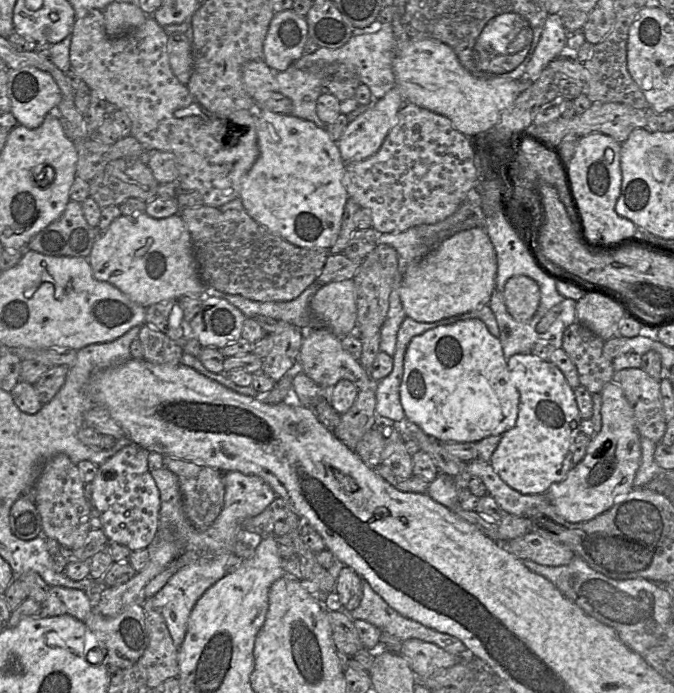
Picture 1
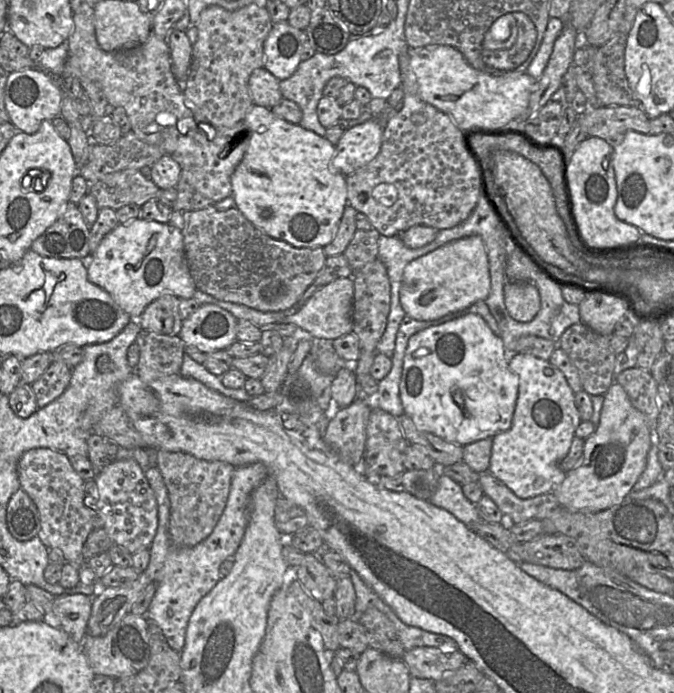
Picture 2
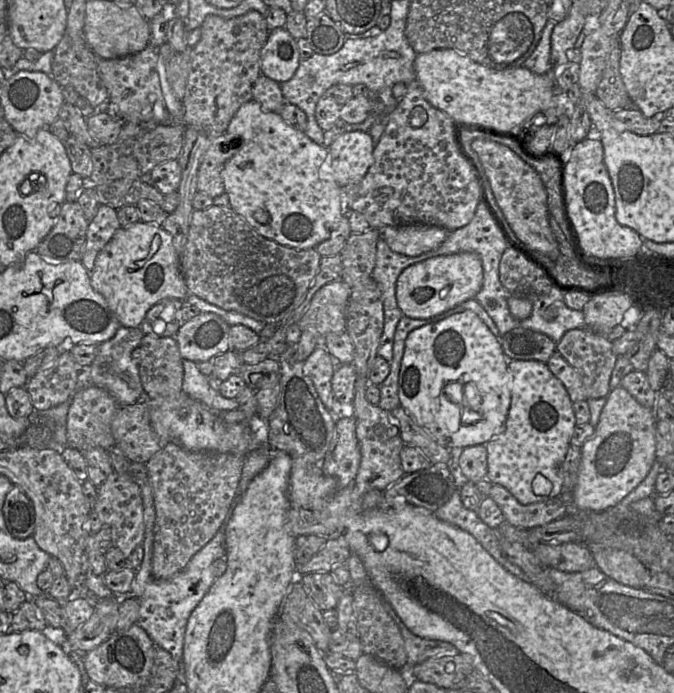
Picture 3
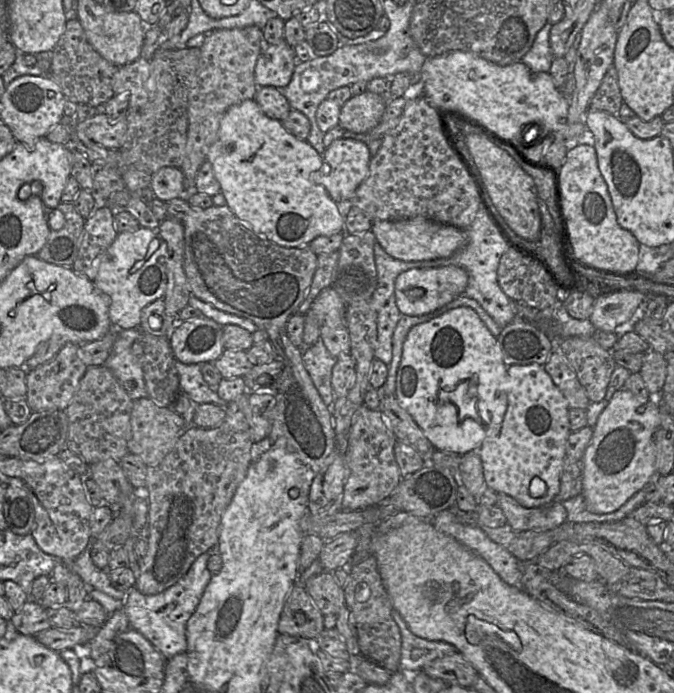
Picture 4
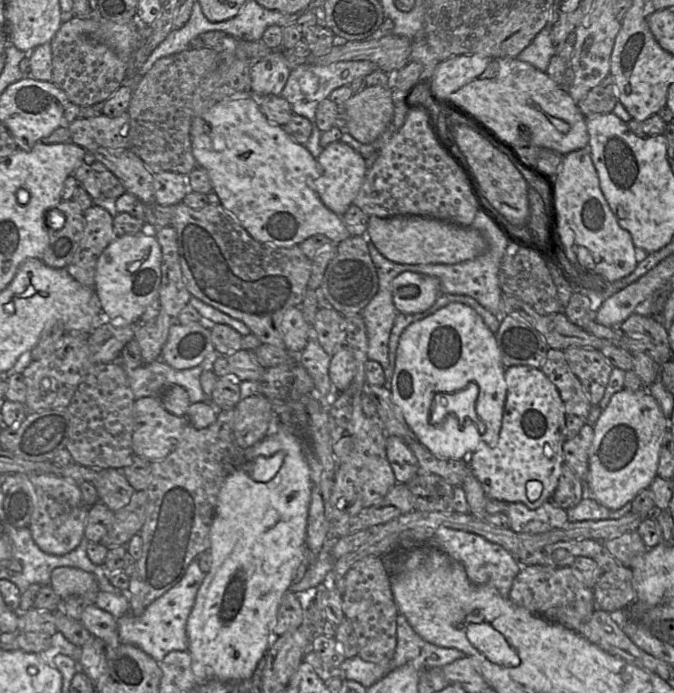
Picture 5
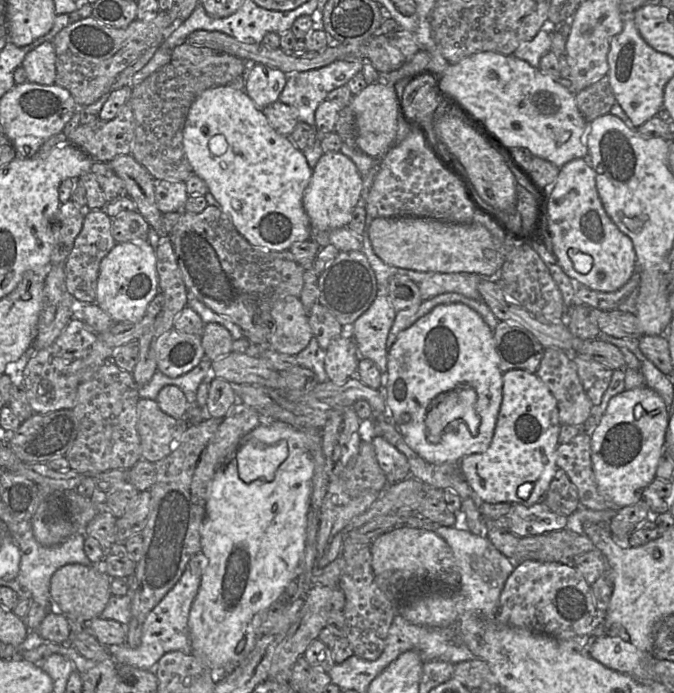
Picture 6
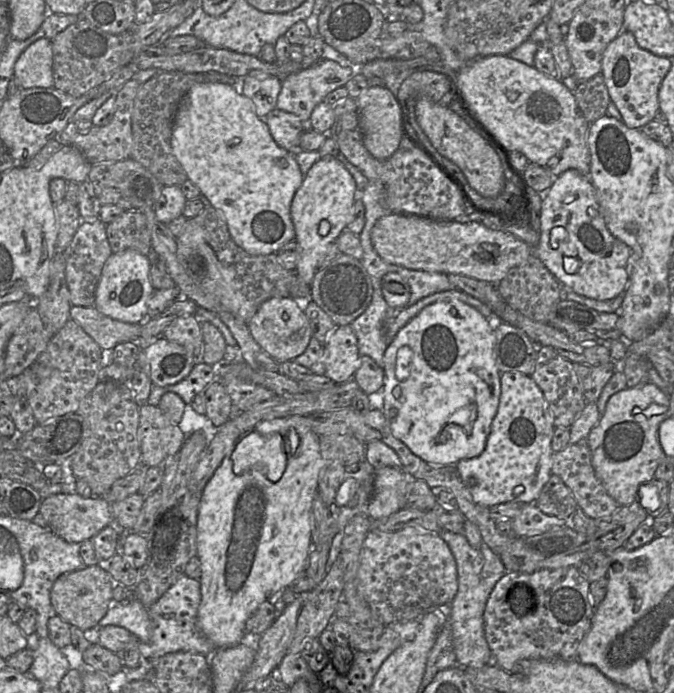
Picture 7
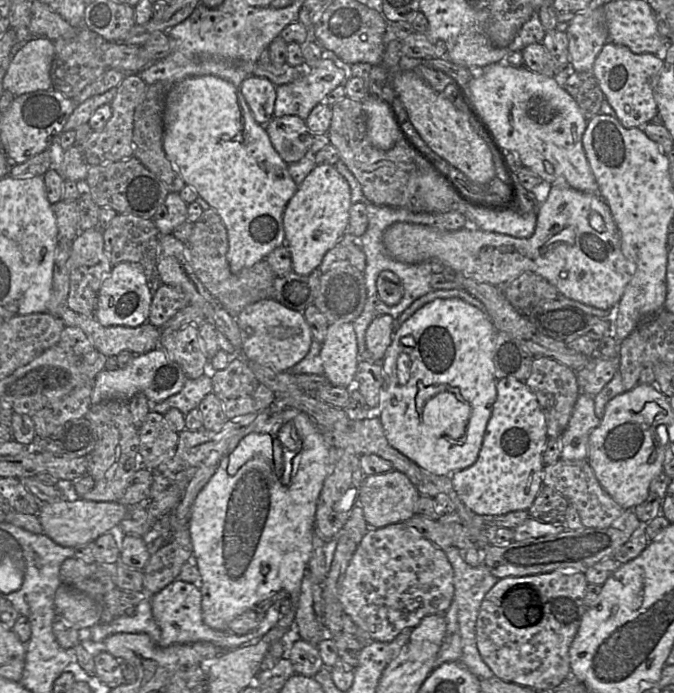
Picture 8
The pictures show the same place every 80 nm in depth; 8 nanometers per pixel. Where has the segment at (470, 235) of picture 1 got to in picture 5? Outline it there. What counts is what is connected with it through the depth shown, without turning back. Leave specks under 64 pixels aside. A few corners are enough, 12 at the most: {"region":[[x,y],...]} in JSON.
{"region":[[407,271],[392,281],[399,314],[428,310],[437,278]]}

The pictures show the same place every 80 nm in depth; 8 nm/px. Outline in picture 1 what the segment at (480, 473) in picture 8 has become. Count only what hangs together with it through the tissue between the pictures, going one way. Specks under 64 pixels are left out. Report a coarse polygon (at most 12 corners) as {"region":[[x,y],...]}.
{"region":[[532,353],[507,365],[515,426],[489,462],[512,489],[544,494],[572,468],[574,389]]}

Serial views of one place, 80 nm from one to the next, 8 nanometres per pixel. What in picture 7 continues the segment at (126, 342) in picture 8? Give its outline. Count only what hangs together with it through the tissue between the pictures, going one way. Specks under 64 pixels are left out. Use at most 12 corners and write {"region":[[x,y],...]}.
{"region":[[72,305],[70,319],[103,350],[141,339],[139,323],[95,306]]}

